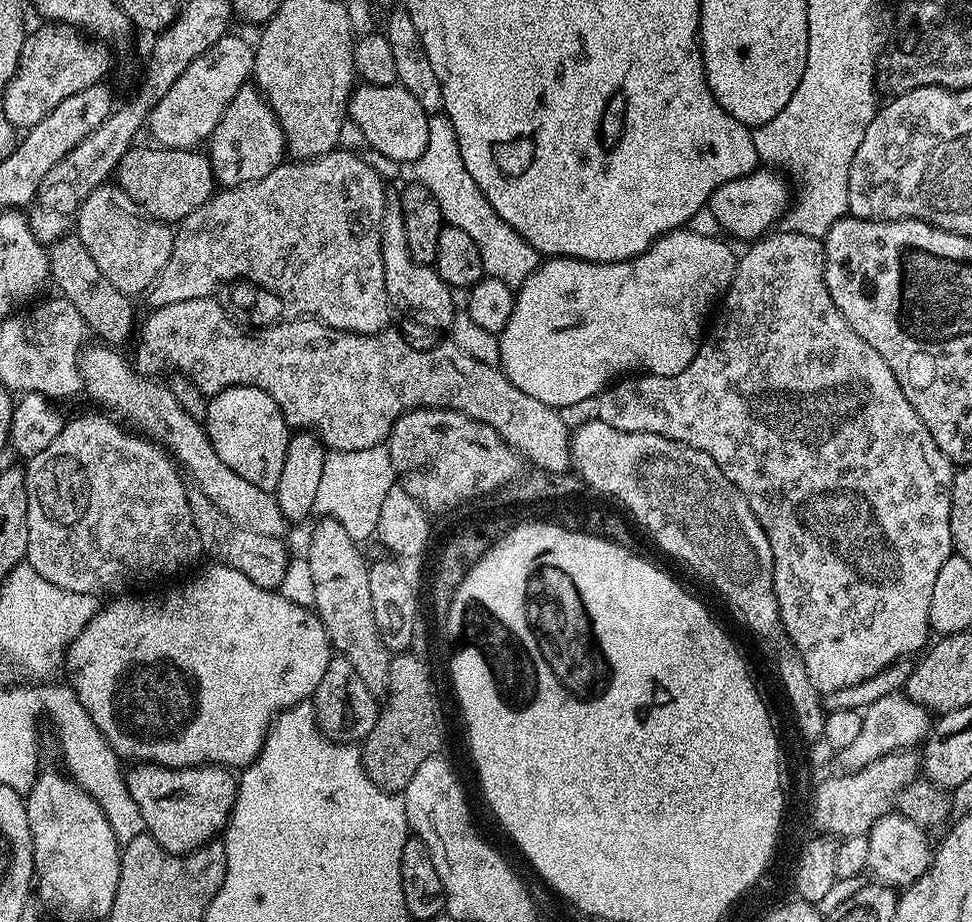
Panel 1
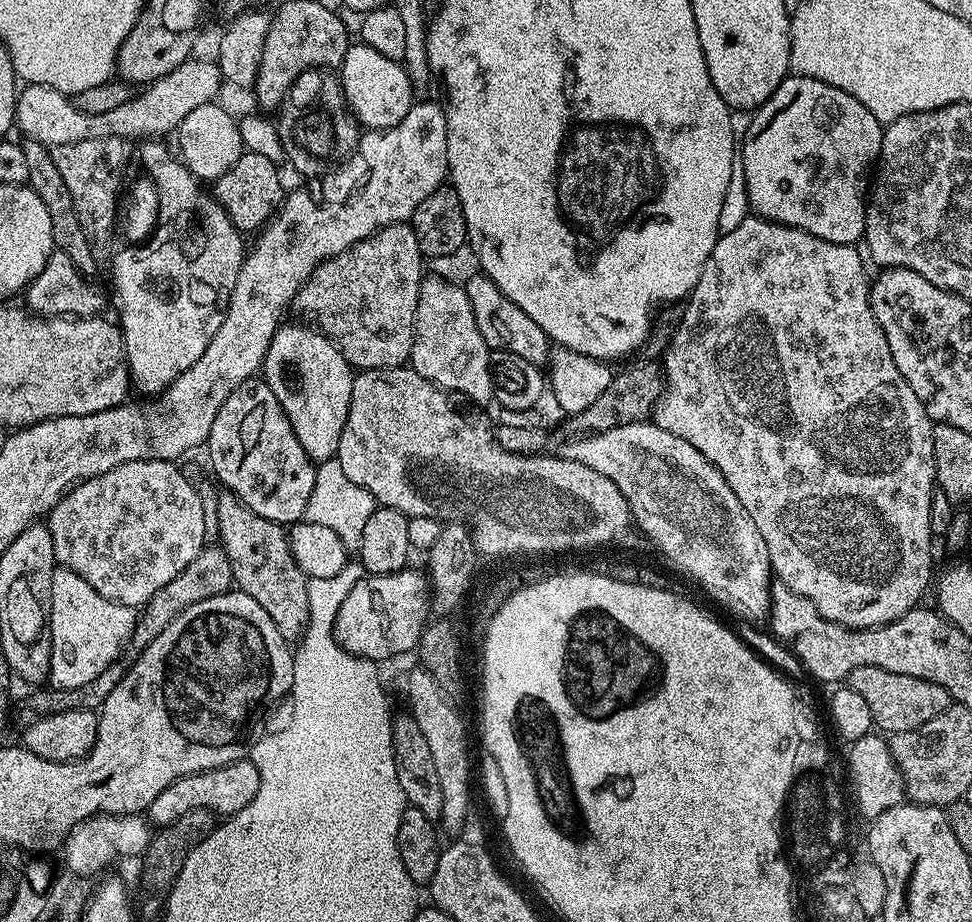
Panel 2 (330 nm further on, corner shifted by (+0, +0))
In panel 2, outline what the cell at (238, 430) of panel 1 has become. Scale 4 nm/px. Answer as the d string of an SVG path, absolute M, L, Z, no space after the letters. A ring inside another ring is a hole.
M262 378L242 382L218 410L206 445L208 460L223 487L250 506L254 514L281 526L301 523L306 502L314 491L317 465L302 450L290 418L282 410L274 390Z

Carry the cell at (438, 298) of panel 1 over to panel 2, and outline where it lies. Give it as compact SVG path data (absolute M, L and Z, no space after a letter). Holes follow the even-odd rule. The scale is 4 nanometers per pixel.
M425 275L418 294L411 368L438 388L460 388L477 400L484 400L488 397L488 368L493 358L488 343L478 334L467 291L440 276Z

